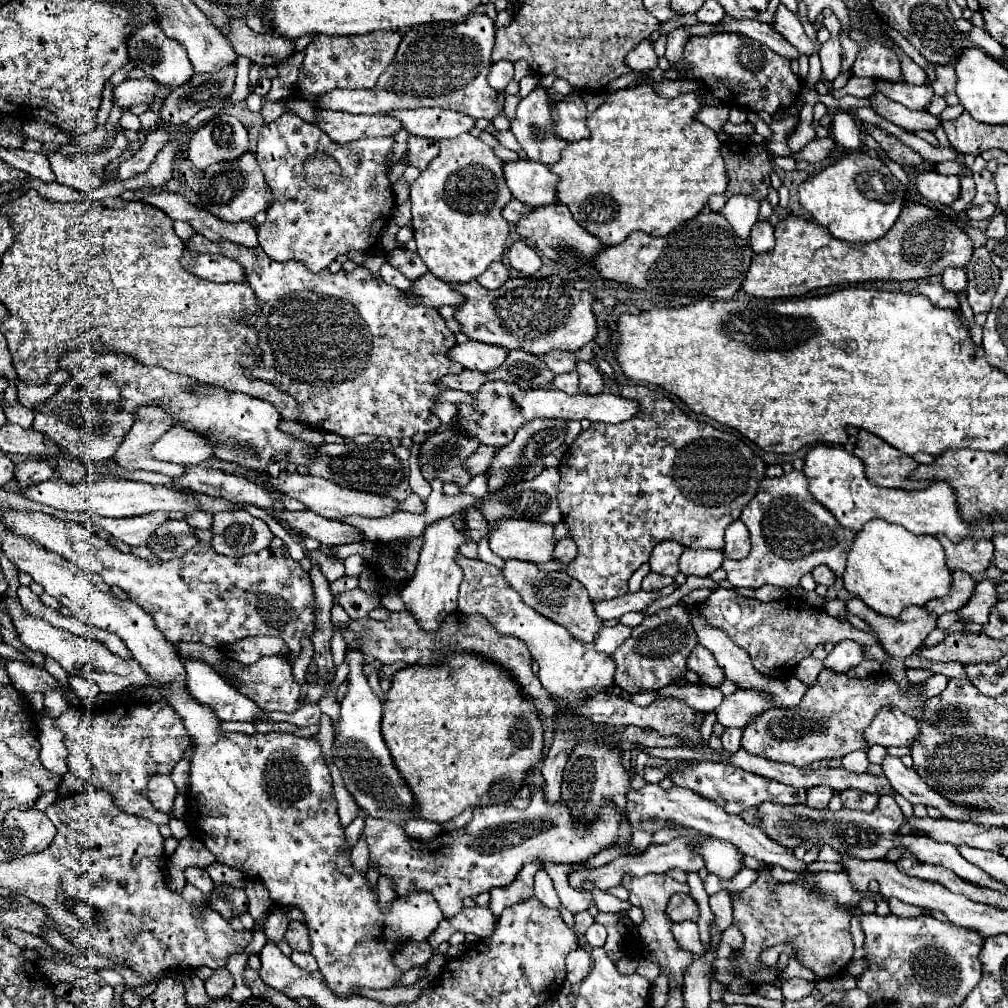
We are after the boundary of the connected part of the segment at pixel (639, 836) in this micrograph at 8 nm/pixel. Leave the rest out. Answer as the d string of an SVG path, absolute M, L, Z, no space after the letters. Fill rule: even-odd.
M636 830L630 840L630 848L634 848L634 850L646 850L650 844L652 844L652 834L642 832L642 830Z

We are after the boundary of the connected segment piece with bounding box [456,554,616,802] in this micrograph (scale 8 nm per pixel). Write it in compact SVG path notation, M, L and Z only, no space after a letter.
M462 554L456 556L456 562L464 570L464 580L460 584L460 594L458 594L458 610L464 614L482 614L494 624L494 628L500 634L518 636L520 640L524 640L530 648L532 658L540 666L538 678L542 686L560 706L560 714L556 714L556 724L554 724L554 742L542 766L542 776L546 780L546 788L544 788L546 800L556 802L560 800L560 782L566 760L582 734L582 724L580 718L574 714L574 710L580 704L584 704L588 696L594 696L598 692L610 692L614 688L616 664L612 662L612 656L598 652L592 642L582 642L574 638L564 626L540 616L534 608L528 608L522 602L520 594L514 592L510 584L502 578L502 572L496 566L486 564L482 560L464 558Z

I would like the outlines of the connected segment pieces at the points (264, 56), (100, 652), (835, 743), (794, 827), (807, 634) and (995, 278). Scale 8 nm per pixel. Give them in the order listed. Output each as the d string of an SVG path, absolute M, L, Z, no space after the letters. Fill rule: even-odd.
M228 16L228 34L224 34L236 54L250 58L256 64L278 64L288 58L294 48L290 40L270 34L256 34L248 28L244 18Z
M4 598L8 616L12 618L12 624L22 640L22 644L34 652L42 652L50 658L54 658L56 662L60 662L60 666L70 674L70 676L82 676L88 678L92 682L98 684L100 692L122 692L124 688L136 684L136 686L150 686L152 680L148 680L148 674L140 670L140 664L136 664L134 660L122 660L120 656L112 654L104 644L100 644L98 640L88 640L82 636L74 636L66 630L54 628L50 626L44 618L38 618L34 614L30 614L18 600L14 598Z
M822 670L798 706L794 706L794 708L770 708L768 712L764 712L764 716L760 716L760 720L752 720L752 724L748 724L748 728L744 728L742 748L746 748L748 752L754 752L758 756L764 756L764 758L770 758L776 762L794 764L794 766L808 766L808 764L812 764L816 760L824 760L824 758L826 760L842 758L854 750L868 752L870 744L866 742L864 732L882 708L896 708L898 706L906 716L912 716L916 720L924 718L926 702L924 704L920 702L920 694L918 694L920 686L922 684L910 684L910 692L902 694L900 686L886 674L884 676L876 674L870 678L850 678L850 676L840 674L840 672Z
M886 796L880 798L880 804L874 812L858 812L858 810L818 810L818 808L810 808L804 804L794 804L794 806L784 806L784 804L776 804L776 802L762 802L758 808L758 826L762 828L762 832L776 840L780 846L794 850L798 846L802 846L804 840L810 840L814 848L822 848L822 846L830 846L836 852L860 858L860 860L872 860L872 858L884 858L888 850L902 846L902 834L898 834L900 826L902 826L902 810L896 810L896 802L894 796Z
M716 588L712 590L710 598L700 604L700 612L704 612L708 620L712 620L712 626L728 632L728 636L732 636L732 640L750 654L754 668L764 676L792 676L798 662L810 656L818 644L836 644L846 638L864 644L868 660L886 660L886 652L882 652L882 646L872 634L860 632L850 622L842 622L834 616L828 616L820 608L806 604L802 598L790 596L788 600L760 602L756 598L744 598L734 590Z
M982 246L976 248L972 254L972 260L966 266L968 272L968 302L974 310L974 314L988 312L992 306L992 298L996 294L998 282L1000 282L1000 270L990 258L990 252Z

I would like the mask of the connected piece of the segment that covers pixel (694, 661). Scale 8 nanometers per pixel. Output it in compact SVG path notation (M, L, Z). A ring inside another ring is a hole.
M700 644L688 654L686 664L688 664L688 668L690 668L692 672L696 672L696 674L698 674L706 684L710 684L710 686L718 686L718 684L722 682L722 678L724 678L724 672L722 672L722 668L716 664L712 652L706 650L706 648L700 646Z

